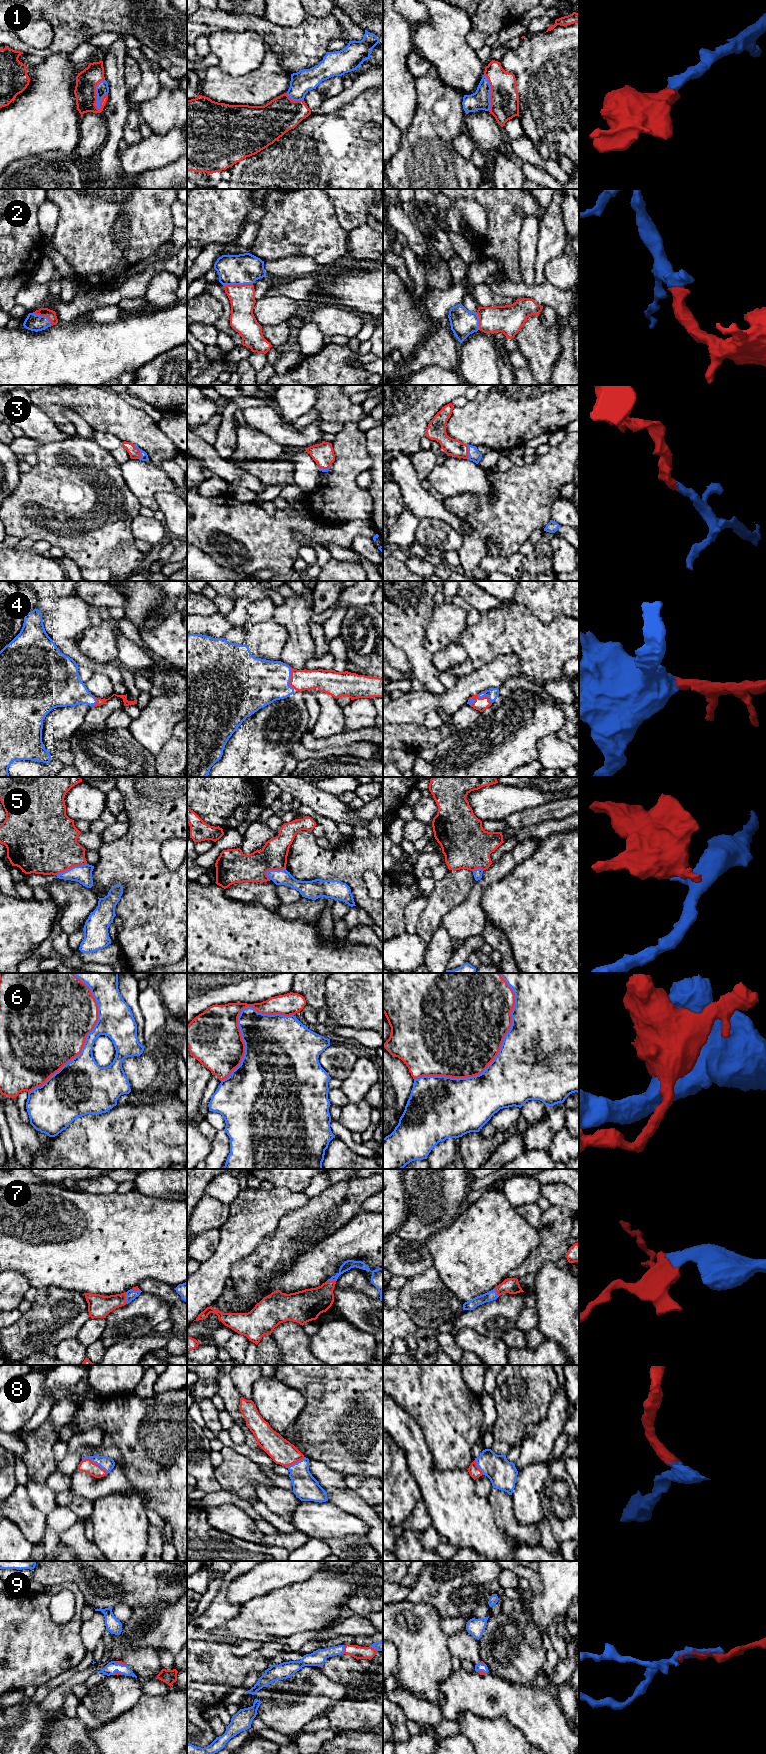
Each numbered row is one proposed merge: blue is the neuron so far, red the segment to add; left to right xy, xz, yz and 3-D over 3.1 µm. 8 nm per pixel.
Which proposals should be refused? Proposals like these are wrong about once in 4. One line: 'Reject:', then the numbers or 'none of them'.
Reject: 5, 6

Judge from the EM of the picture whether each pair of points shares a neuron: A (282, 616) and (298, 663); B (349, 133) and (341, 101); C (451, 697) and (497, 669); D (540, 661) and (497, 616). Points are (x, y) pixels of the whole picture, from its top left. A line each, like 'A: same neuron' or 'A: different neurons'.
A: same neuron
B: different neurons
C: same neuron
D: same neuron

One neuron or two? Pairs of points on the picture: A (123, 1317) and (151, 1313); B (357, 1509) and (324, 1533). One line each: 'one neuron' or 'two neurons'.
A: one neuron
B: two neurons

